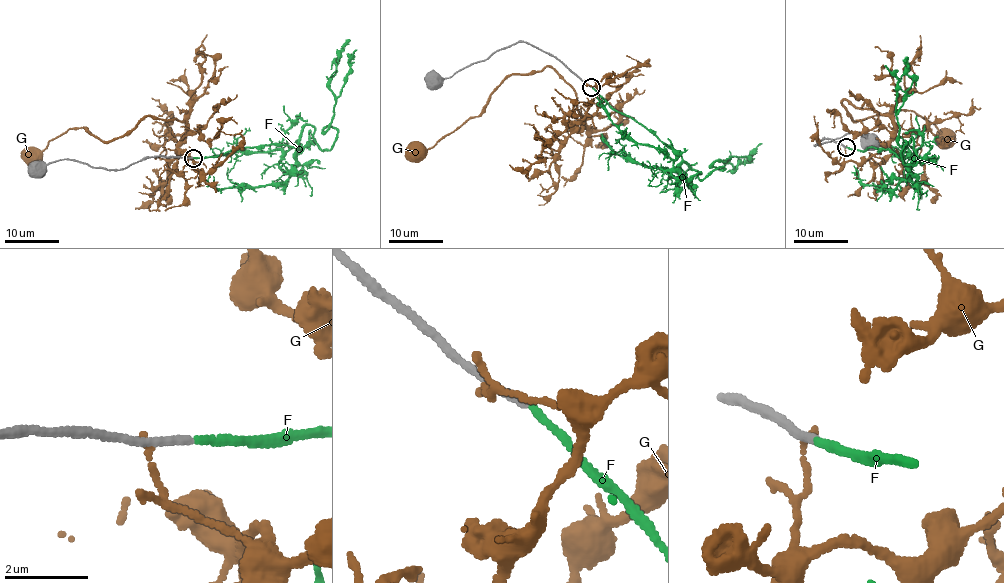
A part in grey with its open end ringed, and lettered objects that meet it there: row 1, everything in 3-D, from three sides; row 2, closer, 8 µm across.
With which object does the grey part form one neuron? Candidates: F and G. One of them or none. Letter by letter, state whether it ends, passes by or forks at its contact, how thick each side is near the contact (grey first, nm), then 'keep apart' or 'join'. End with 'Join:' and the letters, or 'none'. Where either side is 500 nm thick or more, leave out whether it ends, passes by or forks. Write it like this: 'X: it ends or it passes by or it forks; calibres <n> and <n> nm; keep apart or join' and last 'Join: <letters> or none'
F: it ends; calibres 190 and 170 nm; join
G: it ends; calibres 240 and 170 nm; keep apart
Join: F

